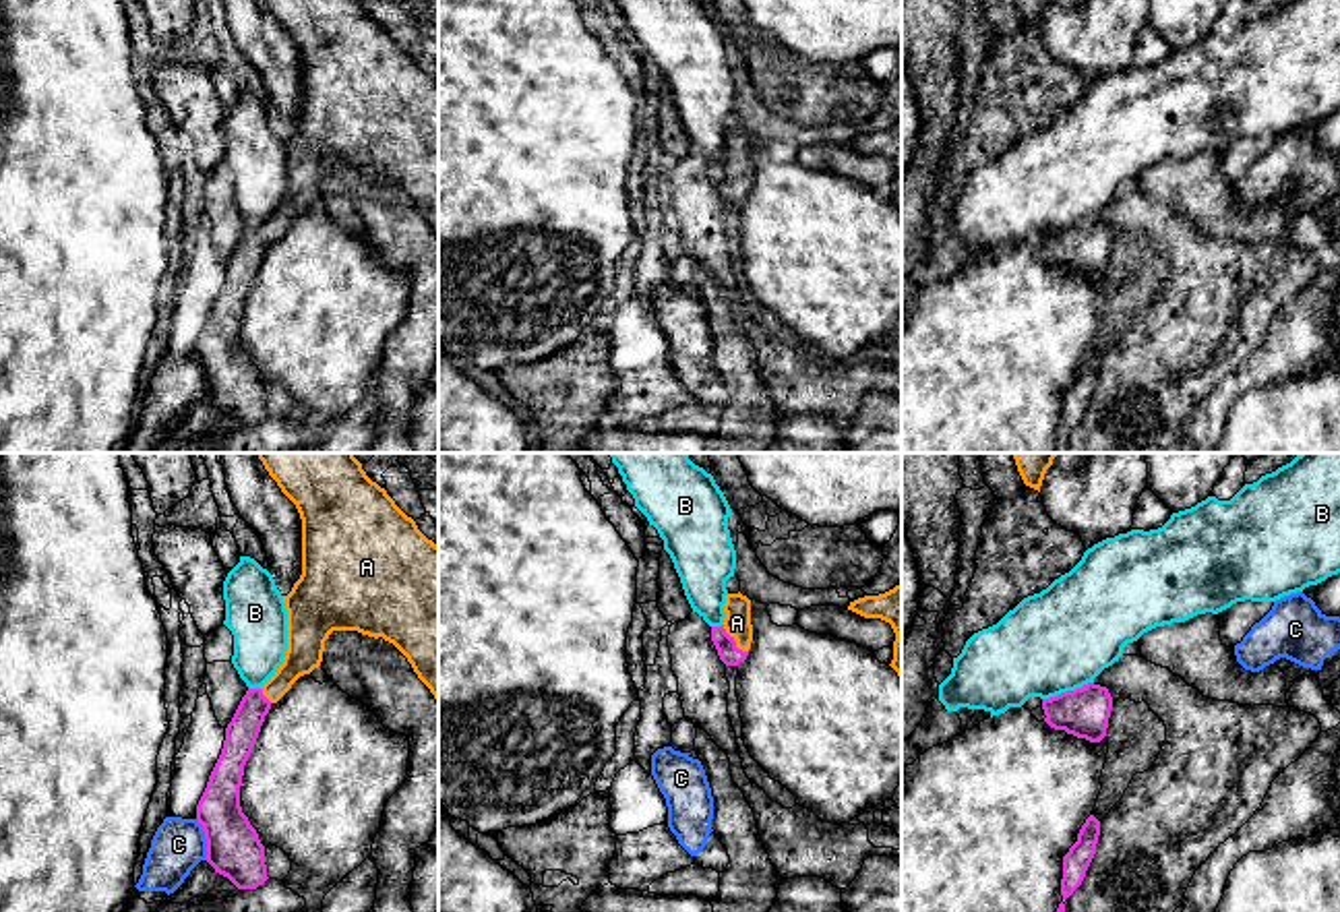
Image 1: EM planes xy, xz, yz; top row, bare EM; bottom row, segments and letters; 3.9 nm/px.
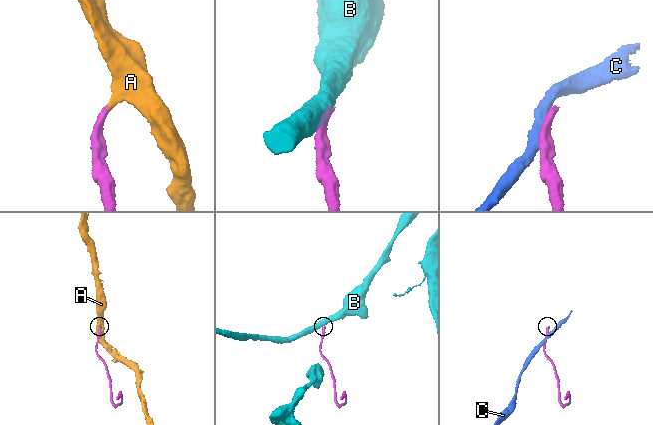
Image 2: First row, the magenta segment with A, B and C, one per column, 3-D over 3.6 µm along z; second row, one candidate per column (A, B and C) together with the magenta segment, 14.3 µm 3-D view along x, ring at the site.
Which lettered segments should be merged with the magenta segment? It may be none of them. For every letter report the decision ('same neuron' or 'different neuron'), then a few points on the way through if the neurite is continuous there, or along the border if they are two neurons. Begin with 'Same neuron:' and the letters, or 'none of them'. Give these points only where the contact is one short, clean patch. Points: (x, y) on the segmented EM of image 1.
Same neuron: A
A: same neuron; runs through xz (726, 648), (735, 642), (737, 623)
B: different neuron; border along yz (1092, 681), (1043, 700)
C: different neuron; border along xy (195, 819), (203, 832), (205, 859)

